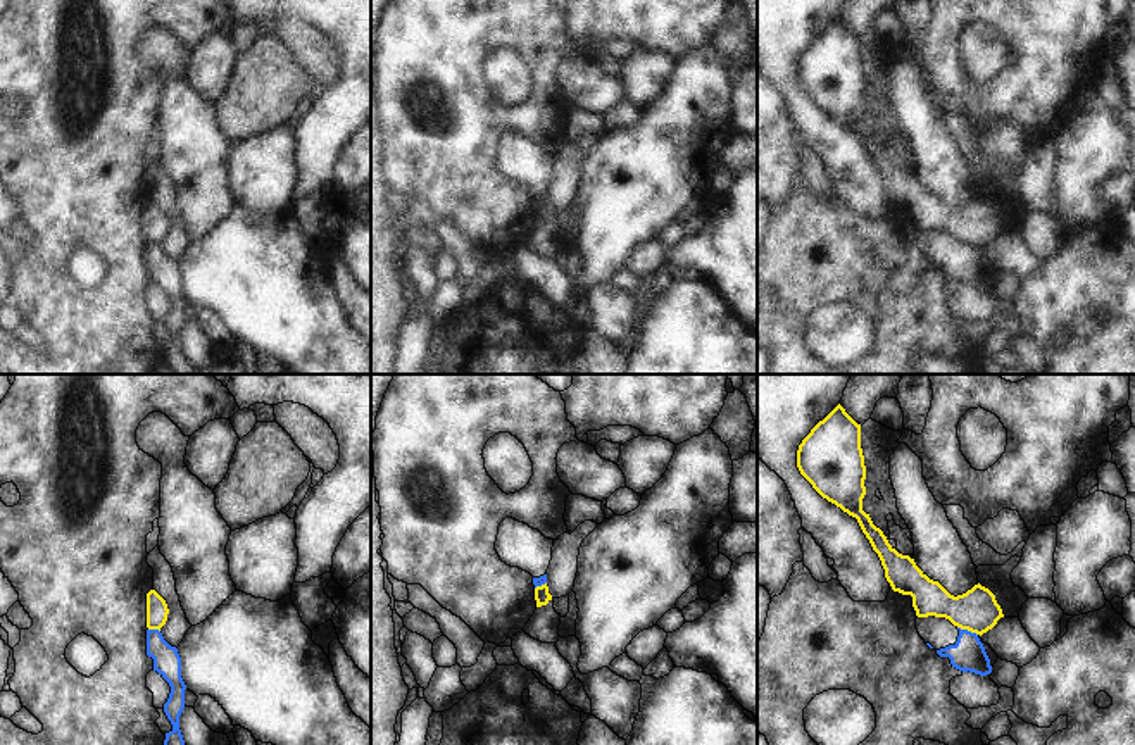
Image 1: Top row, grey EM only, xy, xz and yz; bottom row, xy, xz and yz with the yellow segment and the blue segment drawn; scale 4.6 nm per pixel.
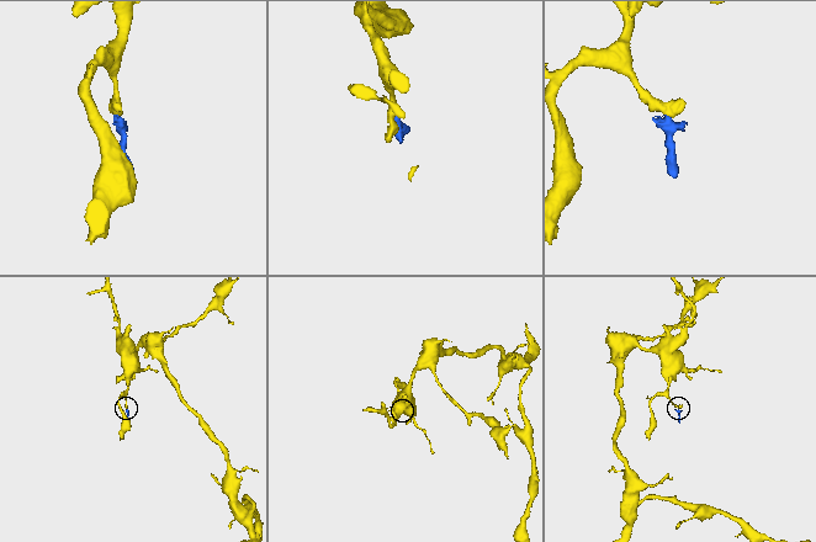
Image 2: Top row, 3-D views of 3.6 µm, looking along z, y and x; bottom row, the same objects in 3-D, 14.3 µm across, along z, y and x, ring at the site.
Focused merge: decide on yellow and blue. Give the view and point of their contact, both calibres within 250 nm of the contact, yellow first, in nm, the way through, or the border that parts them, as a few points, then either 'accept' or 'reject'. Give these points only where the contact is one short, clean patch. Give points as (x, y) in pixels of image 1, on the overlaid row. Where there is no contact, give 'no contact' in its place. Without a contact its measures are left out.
meets yellow in yz at (968, 630); 200 nm thick on the yellow side, 160 nm on the other; border along yz (958, 626), (977, 635); reject

